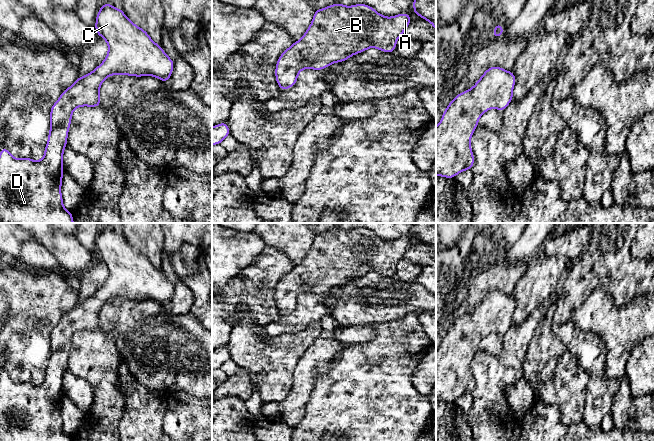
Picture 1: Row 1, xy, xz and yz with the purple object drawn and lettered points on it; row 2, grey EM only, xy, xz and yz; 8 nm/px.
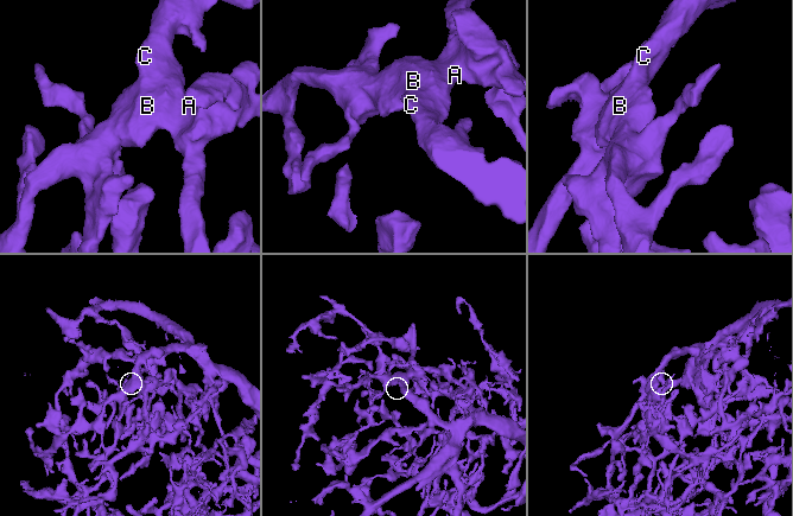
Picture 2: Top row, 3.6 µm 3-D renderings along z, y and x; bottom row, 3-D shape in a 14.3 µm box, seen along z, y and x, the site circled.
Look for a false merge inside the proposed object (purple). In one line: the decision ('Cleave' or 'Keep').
Keep

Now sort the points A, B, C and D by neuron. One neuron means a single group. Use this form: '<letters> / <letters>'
A B C D

